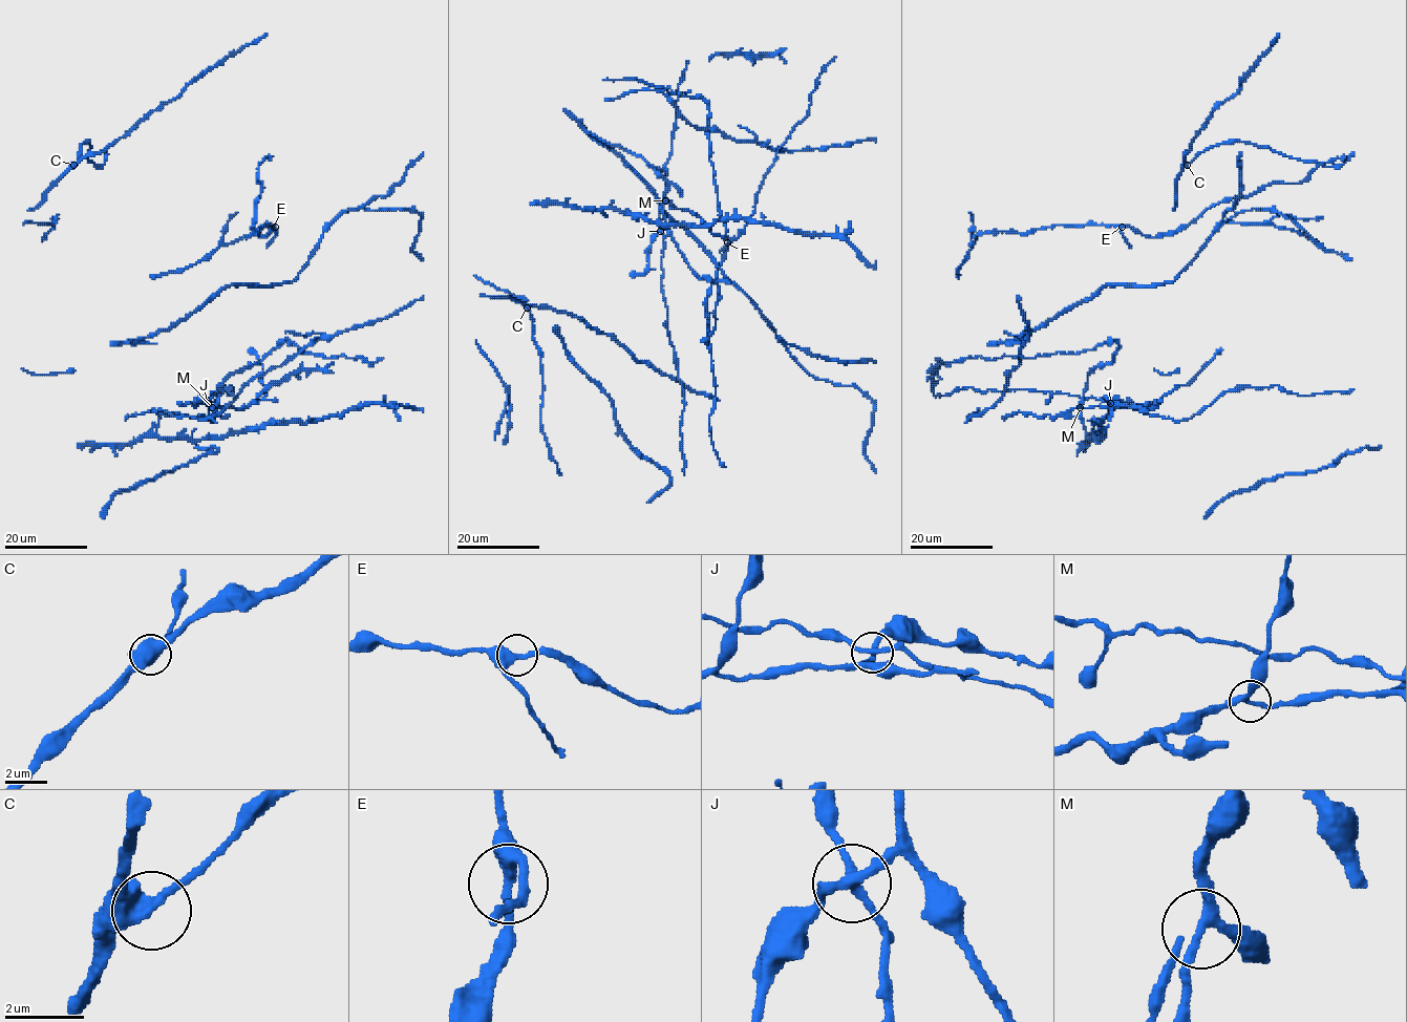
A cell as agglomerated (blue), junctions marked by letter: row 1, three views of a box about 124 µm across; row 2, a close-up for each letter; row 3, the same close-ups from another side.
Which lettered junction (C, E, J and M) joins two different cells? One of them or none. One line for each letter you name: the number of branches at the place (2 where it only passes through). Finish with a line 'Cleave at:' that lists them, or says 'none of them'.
J: 4
Cleave at: J

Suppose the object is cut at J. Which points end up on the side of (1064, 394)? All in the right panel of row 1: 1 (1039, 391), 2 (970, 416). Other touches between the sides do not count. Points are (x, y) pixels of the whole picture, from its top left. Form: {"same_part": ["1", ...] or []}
{"same_part": ["1"]}

